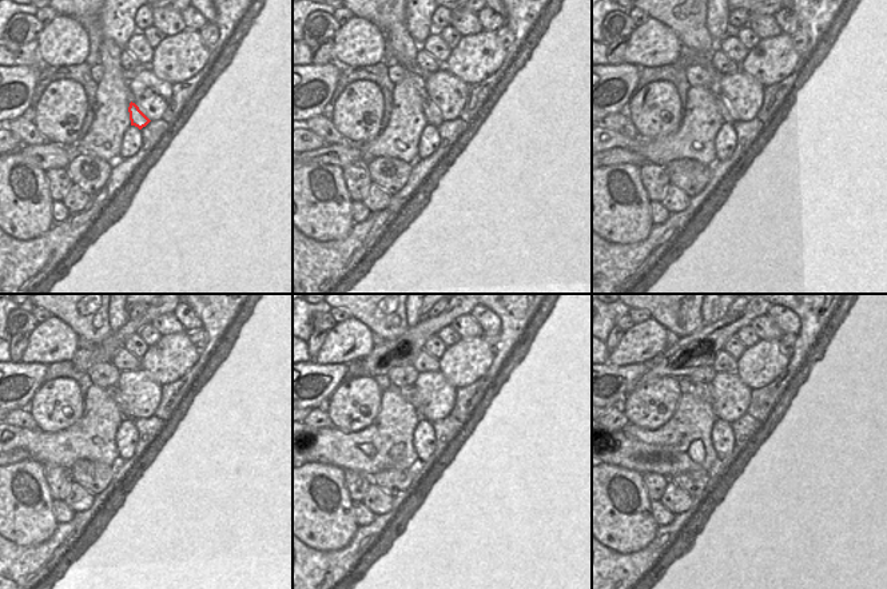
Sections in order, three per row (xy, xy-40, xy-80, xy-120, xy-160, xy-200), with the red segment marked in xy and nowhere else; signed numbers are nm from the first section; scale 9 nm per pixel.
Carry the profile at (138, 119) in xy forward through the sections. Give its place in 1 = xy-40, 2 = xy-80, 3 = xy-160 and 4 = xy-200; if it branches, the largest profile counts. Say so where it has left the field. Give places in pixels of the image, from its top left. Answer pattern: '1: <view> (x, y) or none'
1: xy-40 (432, 114)
2: xy-80 (724, 108)
3: xy-160 (409, 393)
4: xy-200 (700, 390)

